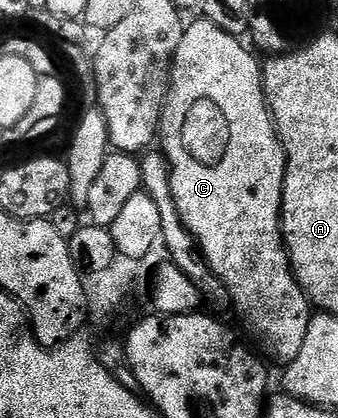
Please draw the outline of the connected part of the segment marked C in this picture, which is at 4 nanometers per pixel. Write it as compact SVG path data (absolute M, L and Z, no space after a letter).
M198 19L186 26L183 38L175 52L175 61L171 64L171 88L167 91L167 101L163 104L163 118L159 121L158 136L161 138L161 152L171 167L171 186L173 199L177 203L177 211L185 223L185 227L193 234L199 244L199 250L209 263L209 267L221 279L227 288L230 304L239 308L239 317L259 337L264 337L263 345L280 363L297 359L297 351L301 351L301 343L305 343L305 331L309 331L309 323L313 316L313 306L306 293L297 283L295 273L291 270L291 260L287 257L287 246L283 244L283 180L287 170L287 156L279 135L275 132L275 122L271 119L271 110L267 107L267 97L263 94L263 71L260 62L242 44L240 38L221 31L213 22Z

